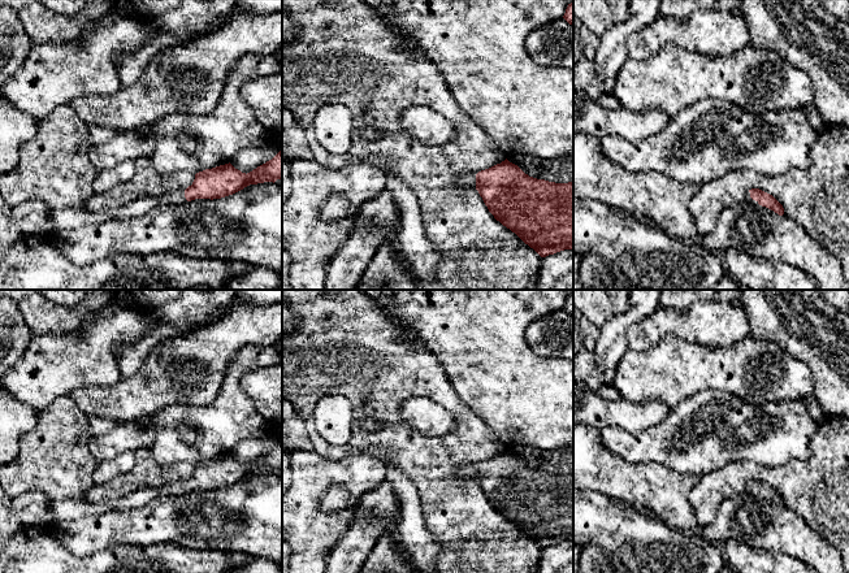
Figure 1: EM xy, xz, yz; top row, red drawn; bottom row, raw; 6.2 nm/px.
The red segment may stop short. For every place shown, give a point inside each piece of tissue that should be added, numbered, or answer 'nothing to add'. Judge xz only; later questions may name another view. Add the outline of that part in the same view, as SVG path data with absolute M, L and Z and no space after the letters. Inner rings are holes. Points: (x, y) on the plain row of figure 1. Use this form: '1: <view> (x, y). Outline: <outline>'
1: xz (470, 471). Outline: M467 465L463 468L459 468L458 472L454 474L454 477L460 477L460 478L476 478L476 465Z

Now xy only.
1: xy (65, 509). Outline: M177 481L164 486L140 489L111 502L91 503L83 499L53 500L49 504L51 526L61 521L70 521L83 516L101 515L112 509L143 507L152 499L160 496L181 496L186 494L189 492L185 489L185 481Z

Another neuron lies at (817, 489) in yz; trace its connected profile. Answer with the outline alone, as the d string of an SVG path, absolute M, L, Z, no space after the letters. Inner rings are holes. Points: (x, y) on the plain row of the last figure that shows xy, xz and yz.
M826 414L810 440L810 450L811 455L805 461L790 460L775 468L738 461L699 476L689 494L697 530L714 520L722 500L741 496L746 492L749 481L759 479L772 486L783 496L785 507L798 513L810 528L840 551L844 568L849 573L849 418Z

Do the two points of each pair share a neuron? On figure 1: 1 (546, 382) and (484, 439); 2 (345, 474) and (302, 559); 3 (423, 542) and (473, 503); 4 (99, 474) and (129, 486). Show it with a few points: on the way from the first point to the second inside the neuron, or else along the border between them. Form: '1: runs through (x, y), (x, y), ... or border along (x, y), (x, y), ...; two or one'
1: border along (472, 409), (507, 448); two
2: runs through (320, 486), (306, 500), (306, 534); one
3: border along (420, 507), (424, 525), (440, 546), (437, 559); two
4: border along (135, 461), (128, 471), (103, 483), (95, 485); two

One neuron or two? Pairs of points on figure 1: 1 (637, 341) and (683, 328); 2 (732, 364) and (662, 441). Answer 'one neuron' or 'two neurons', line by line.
1: one neuron
2: two neurons

